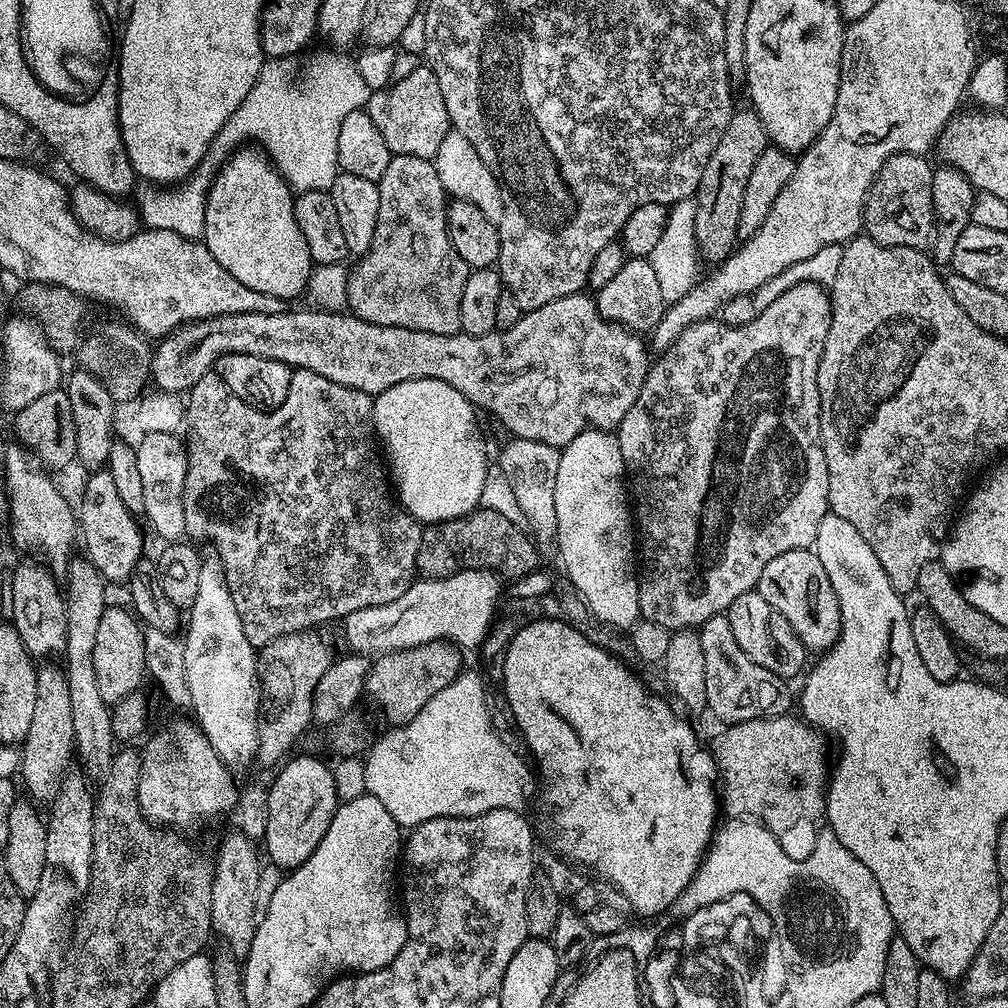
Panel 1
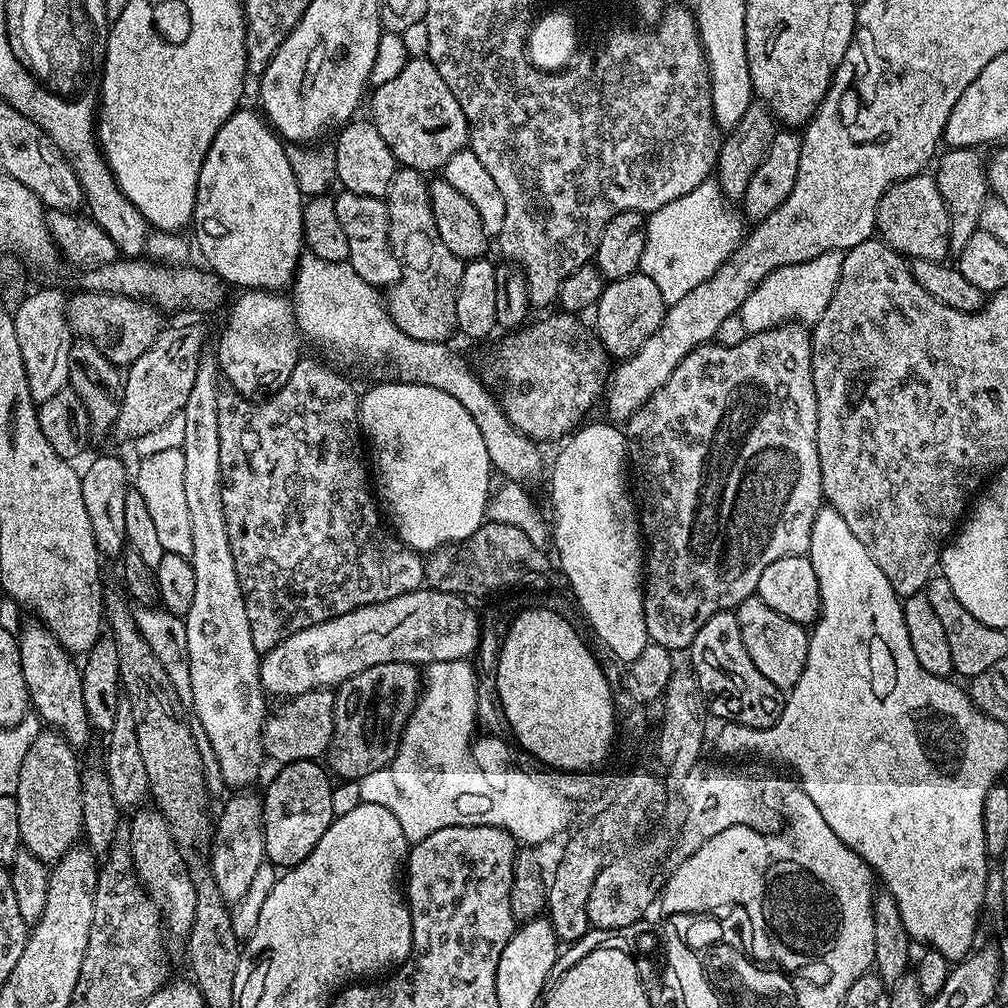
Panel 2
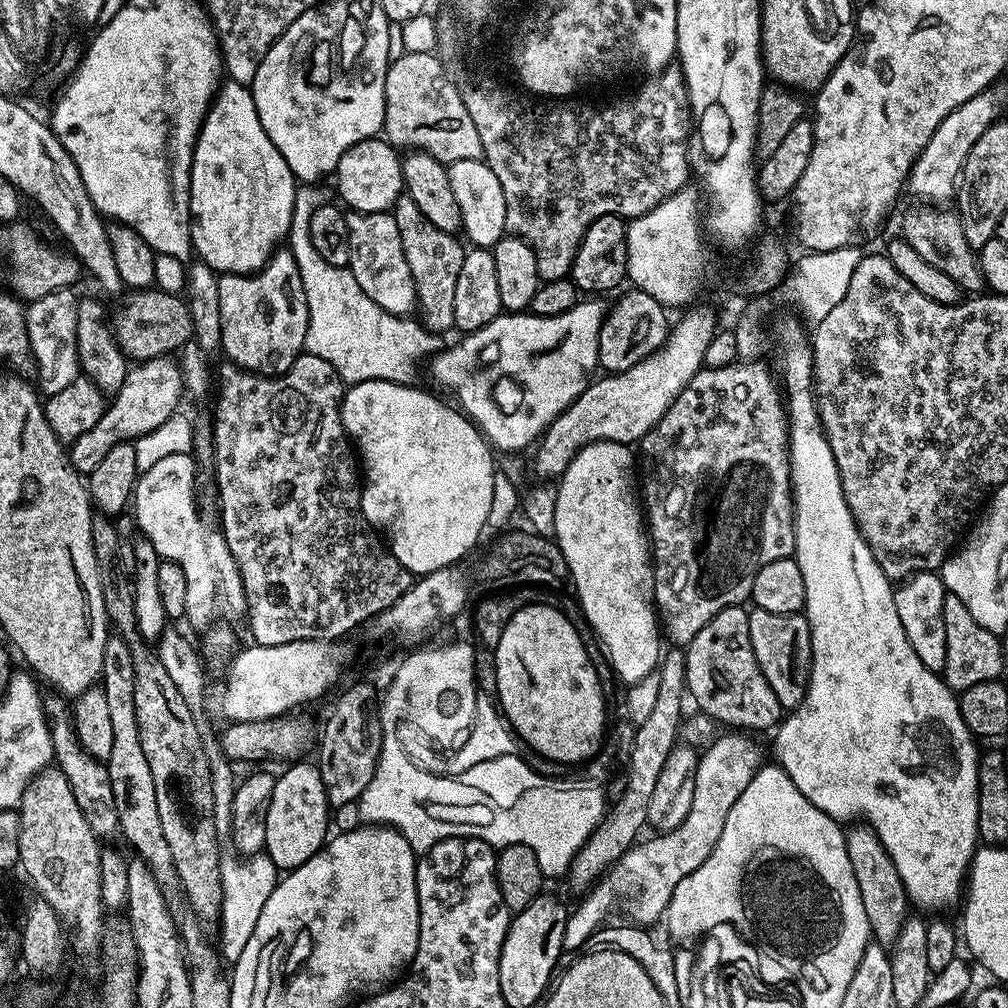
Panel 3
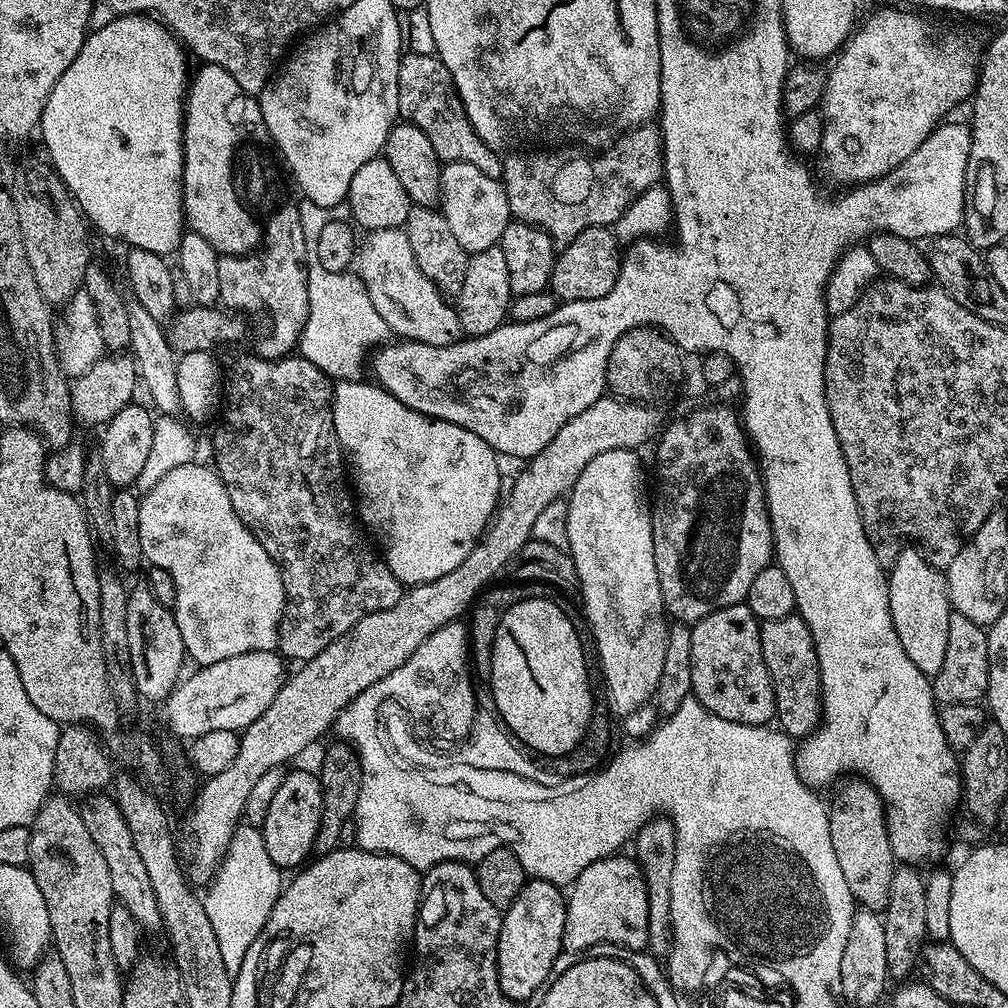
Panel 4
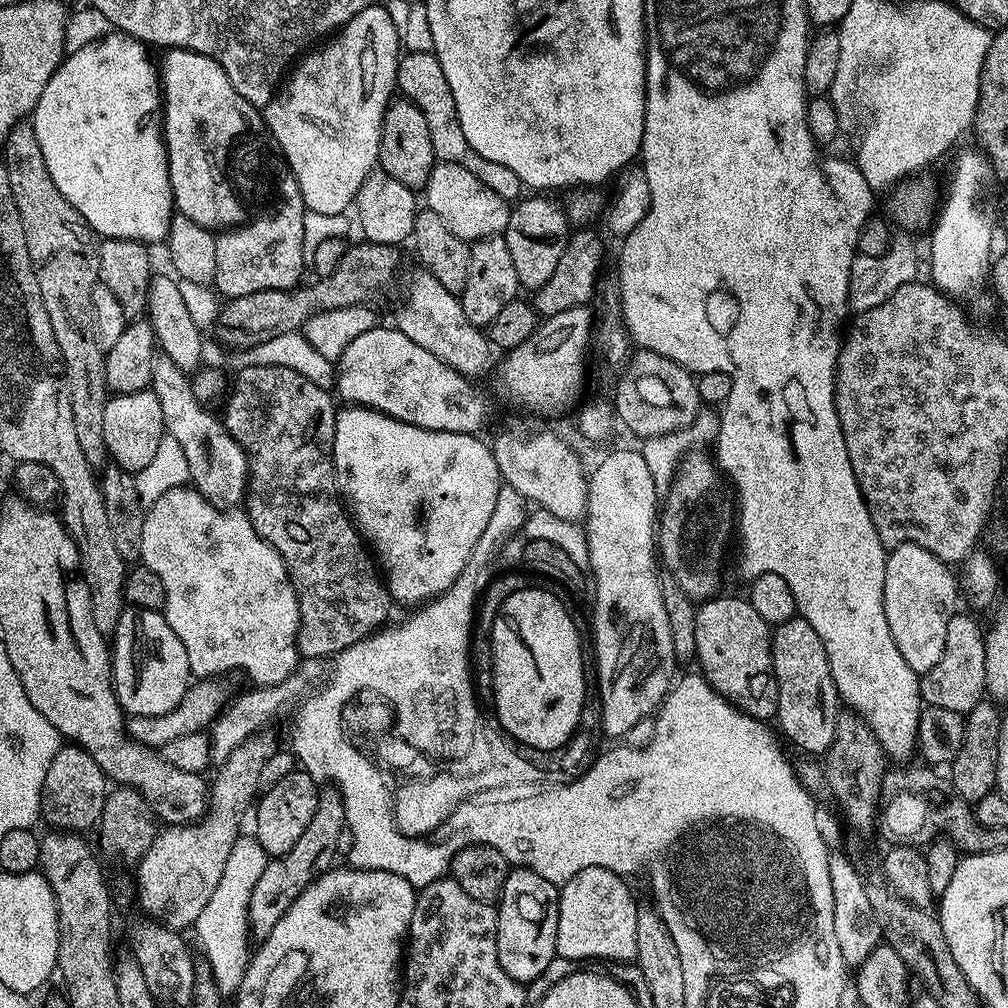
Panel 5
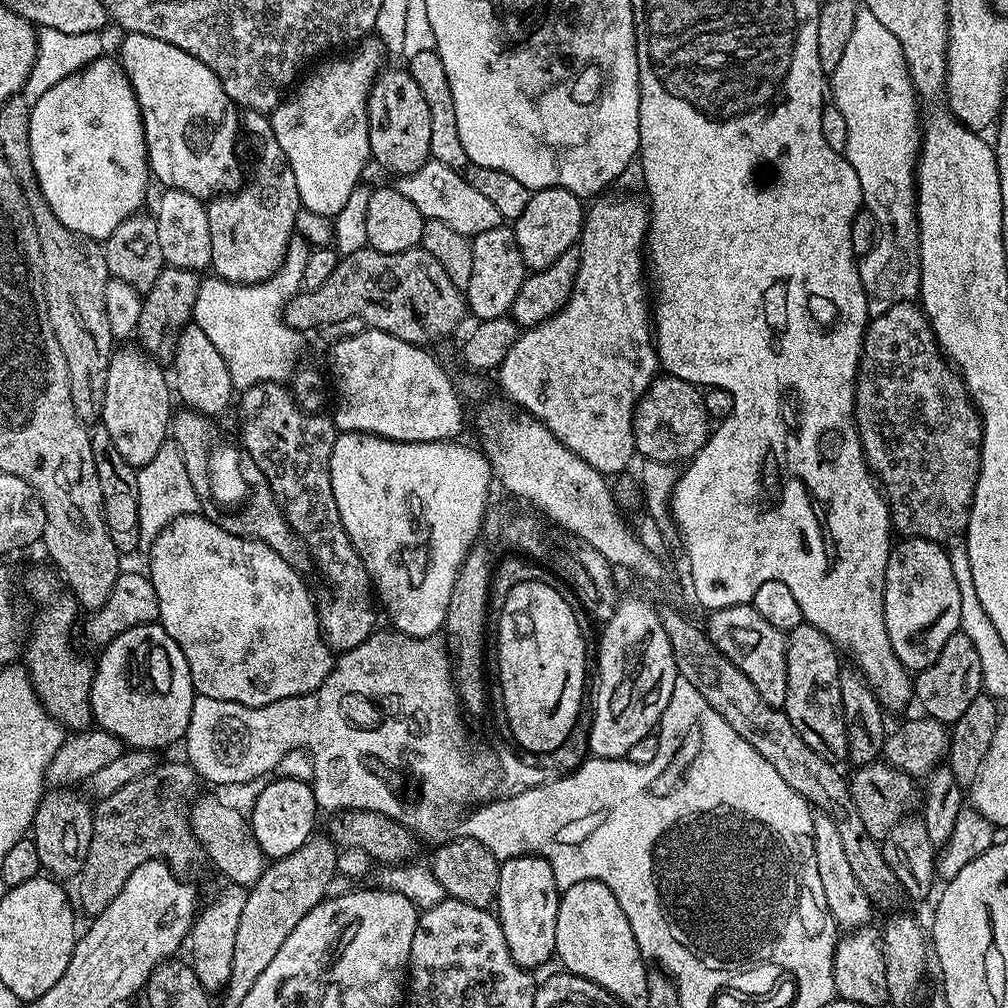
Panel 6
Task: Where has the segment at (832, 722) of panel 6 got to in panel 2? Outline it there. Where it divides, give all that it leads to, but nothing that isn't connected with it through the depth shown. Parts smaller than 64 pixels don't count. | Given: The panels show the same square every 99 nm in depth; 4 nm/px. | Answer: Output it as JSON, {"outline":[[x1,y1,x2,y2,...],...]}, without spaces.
{"outline":[[760,596,746,598,735,609,738,627,742,630,742,643,746,645,746,654,750,654,750,662,758,666,765,678,770,678,774,686,781,690,791,690,802,678,802,670,808,657,809,629,798,622,790,622,778,610,770,610]]}

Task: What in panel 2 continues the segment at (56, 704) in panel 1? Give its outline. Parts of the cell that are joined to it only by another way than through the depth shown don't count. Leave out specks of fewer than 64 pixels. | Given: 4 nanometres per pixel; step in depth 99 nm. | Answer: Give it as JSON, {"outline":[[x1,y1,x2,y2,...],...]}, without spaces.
{"outline":[[41,730,26,758,22,758,22,770,14,793,20,843,27,852,45,862,55,862,65,856,81,839,84,830,80,789,82,764,76,761,76,756,77,751,71,748,61,732]]}

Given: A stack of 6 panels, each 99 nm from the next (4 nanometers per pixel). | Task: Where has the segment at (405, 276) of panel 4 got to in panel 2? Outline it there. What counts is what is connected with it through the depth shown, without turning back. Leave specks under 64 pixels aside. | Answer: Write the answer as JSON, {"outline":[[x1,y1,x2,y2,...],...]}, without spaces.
{"outline":[[341,191,335,197,338,210,338,222,342,222,342,230,350,242,350,254,347,263,358,270,358,278,373,286,391,286,400,279,402,267,400,257,392,246,392,233,388,226,388,205,379,196,354,194]]}

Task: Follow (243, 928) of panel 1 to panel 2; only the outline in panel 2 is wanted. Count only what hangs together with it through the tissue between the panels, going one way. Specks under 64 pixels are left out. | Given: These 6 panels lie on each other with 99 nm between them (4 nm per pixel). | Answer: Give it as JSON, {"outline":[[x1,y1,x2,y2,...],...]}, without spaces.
{"outline":[[252,790,237,791,224,801,226,802,220,817,216,816,214,820,214,835,210,840,210,849,212,848,210,871,226,904,235,906,242,898,246,898,246,890,250,890,254,874,258,874,258,866,266,863,264,801,257,793,255,796]]}

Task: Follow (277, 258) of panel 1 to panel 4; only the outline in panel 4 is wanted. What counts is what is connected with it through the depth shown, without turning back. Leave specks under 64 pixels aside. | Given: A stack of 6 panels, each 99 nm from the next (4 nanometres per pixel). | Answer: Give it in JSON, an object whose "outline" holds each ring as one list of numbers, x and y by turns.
{"outline":[[201,63,199,67,191,77,184,101,184,218,187,227,202,234,217,254,245,256,260,243,262,224,255,216,244,216,244,212,236,208,236,196,232,196,232,188,228,188,228,148,232,148,240,136,248,136,248,132,262,132,264,119,260,102,253,93,242,90,222,66]]}

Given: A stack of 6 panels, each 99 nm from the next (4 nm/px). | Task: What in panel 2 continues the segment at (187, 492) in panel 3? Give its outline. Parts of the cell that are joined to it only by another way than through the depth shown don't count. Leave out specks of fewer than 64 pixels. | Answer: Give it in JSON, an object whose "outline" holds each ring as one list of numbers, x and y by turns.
{"outline":[[179,448,160,449,143,457,139,461,140,469,134,472,135,491,142,494,142,502,146,502,146,510,150,510,150,518,161,540,165,552,192,555,190,542,190,510,186,506,185,467,186,458]]}

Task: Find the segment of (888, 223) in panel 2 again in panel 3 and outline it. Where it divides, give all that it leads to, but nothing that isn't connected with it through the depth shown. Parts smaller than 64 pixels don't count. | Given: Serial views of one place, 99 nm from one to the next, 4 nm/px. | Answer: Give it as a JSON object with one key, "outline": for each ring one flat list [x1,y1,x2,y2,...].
{"outline":[[940,206,916,207,920,208,910,209,908,217,904,220,902,239,910,246,914,246,914,250,918,250,918,254,922,254,922,258,926,258,930,266,938,266,938,270,952,278,965,293,983,293,986,285,982,278,978,252,970,246,970,242,966,242,966,234,962,230,959,215,955,211,944,212,948,210]]}

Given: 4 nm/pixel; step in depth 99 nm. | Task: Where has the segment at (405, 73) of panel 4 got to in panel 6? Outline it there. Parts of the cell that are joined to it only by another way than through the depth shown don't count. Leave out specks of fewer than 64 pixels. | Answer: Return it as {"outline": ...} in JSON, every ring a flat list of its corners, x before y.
{"outline":[[423,51,406,60,406,71,418,82,418,90,422,90,422,98,426,98,426,106,430,106,430,150,431,159,450,166,474,190,479,190,498,210,498,214,508,222,514,222,526,210,526,202,530,202,533,189,522,186,510,178,510,174,502,174,502,170,490,170,486,166,478,166,462,150,462,138,458,138,458,118,454,114,454,94,450,94,450,82,446,79,446,69,442,67,442,58,436,51]]}

